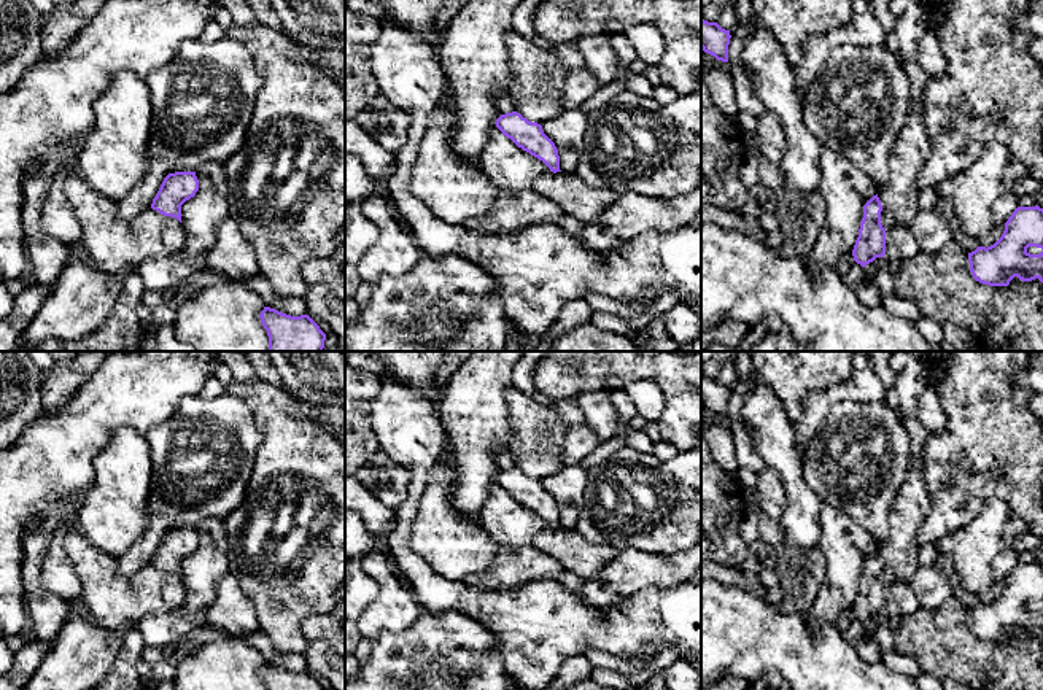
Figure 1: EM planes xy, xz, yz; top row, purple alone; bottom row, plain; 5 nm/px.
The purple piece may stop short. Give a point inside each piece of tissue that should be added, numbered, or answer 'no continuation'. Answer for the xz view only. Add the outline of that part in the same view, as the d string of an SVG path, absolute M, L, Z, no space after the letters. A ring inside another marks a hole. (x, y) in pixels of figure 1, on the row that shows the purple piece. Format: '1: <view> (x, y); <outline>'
no continuation

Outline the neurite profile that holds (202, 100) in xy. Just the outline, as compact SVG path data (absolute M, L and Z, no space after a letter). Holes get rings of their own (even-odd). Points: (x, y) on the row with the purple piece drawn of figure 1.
M224 37L213 43L184 40L169 64L145 78L151 91L148 167L145 176L118 202L124 219L134 219L151 208L169 173L197 172L205 162L226 164L245 143L262 86L253 51L242 38Z

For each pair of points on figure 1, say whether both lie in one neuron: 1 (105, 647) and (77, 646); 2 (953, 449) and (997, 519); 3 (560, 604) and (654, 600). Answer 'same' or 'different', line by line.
1: same
2: different
3: same

